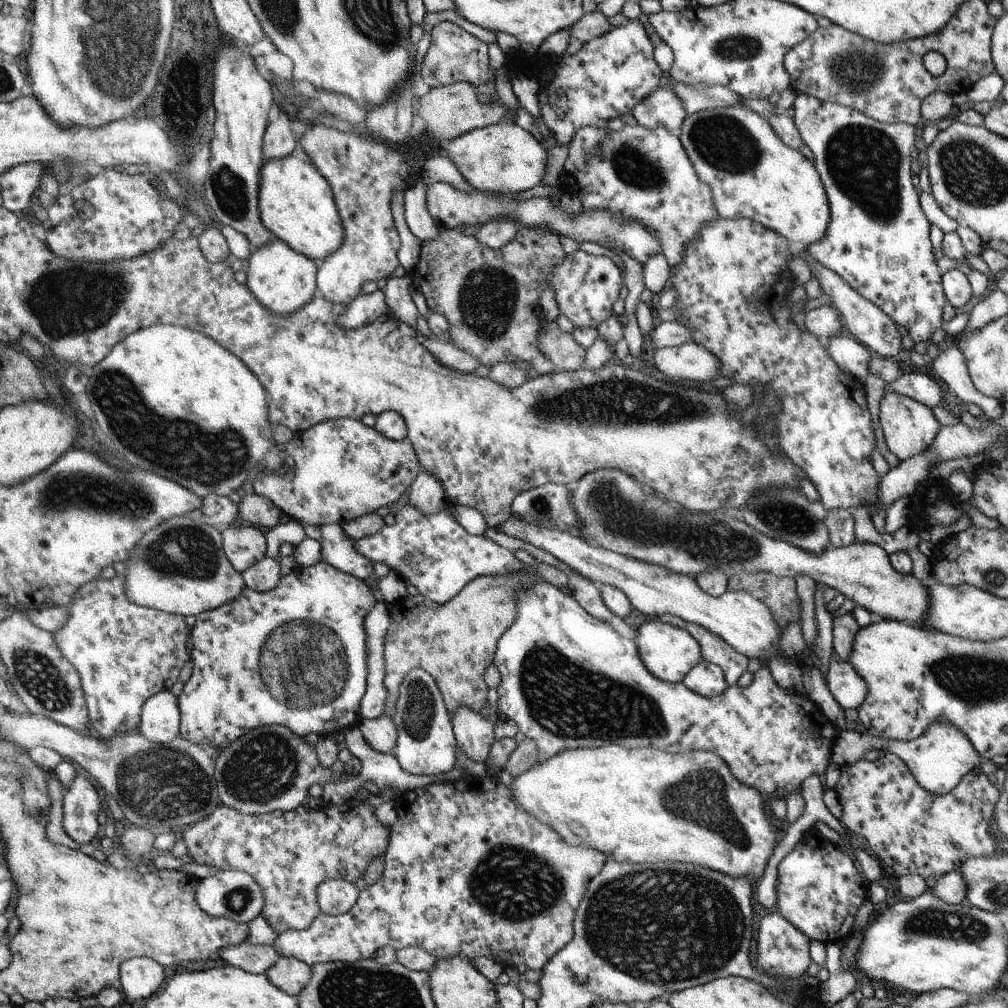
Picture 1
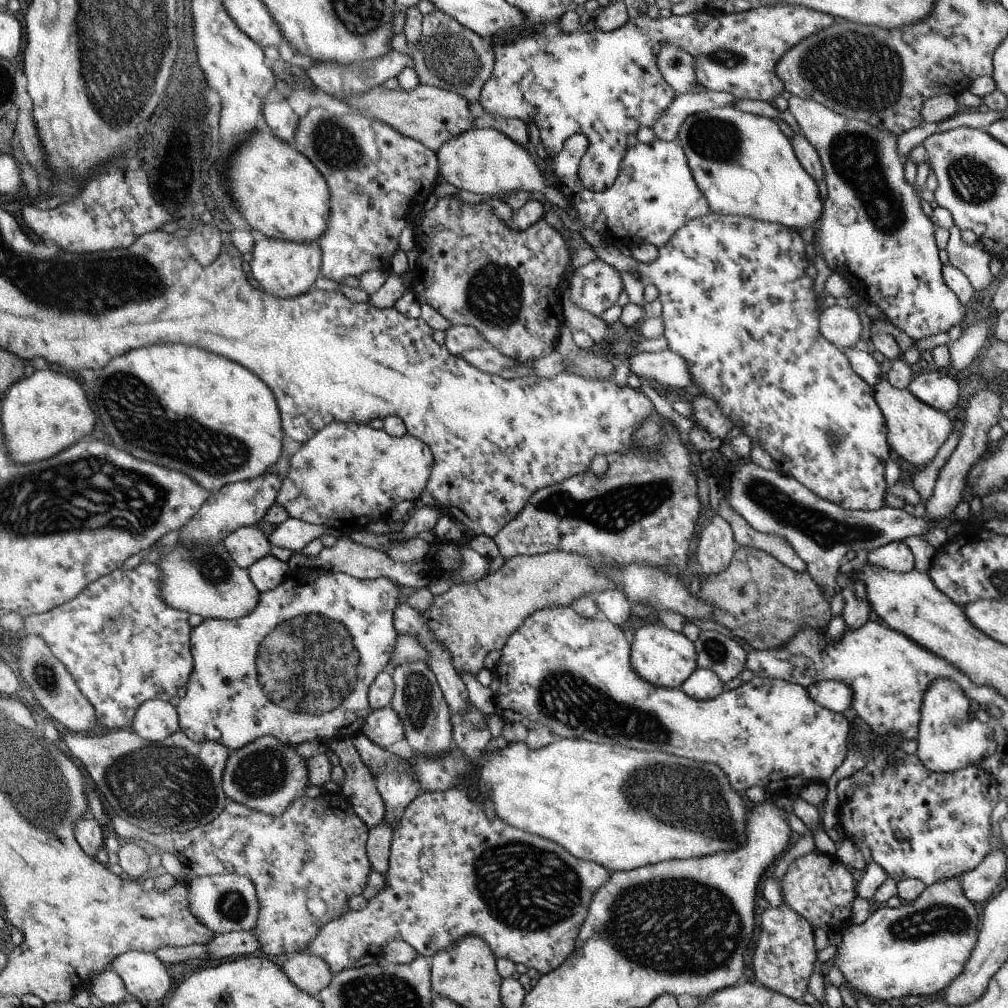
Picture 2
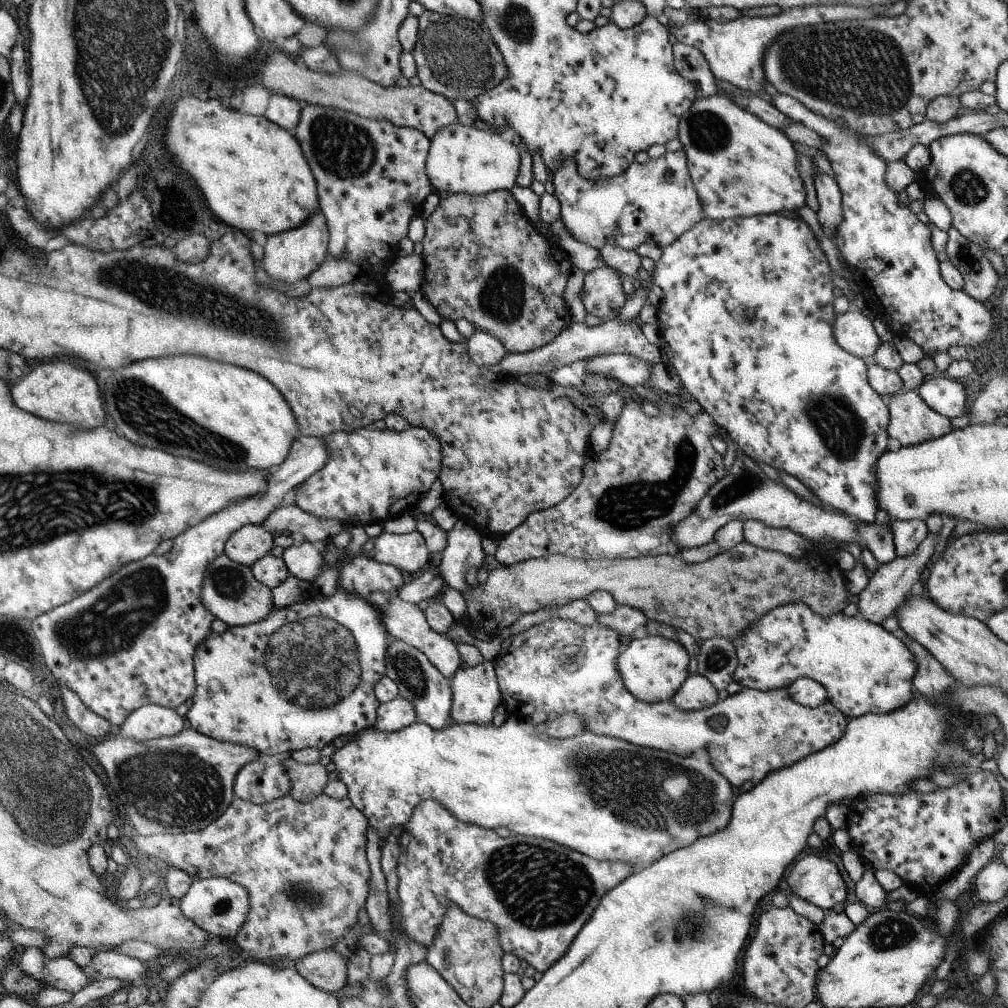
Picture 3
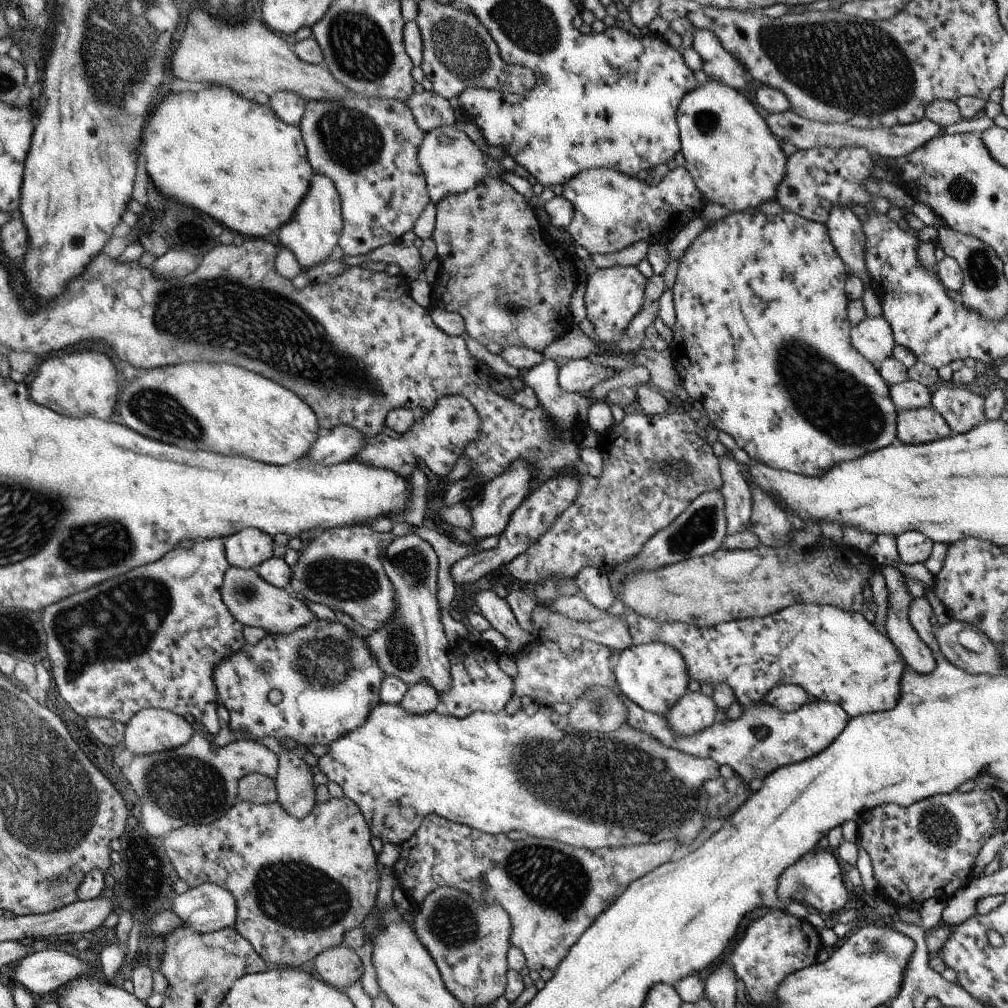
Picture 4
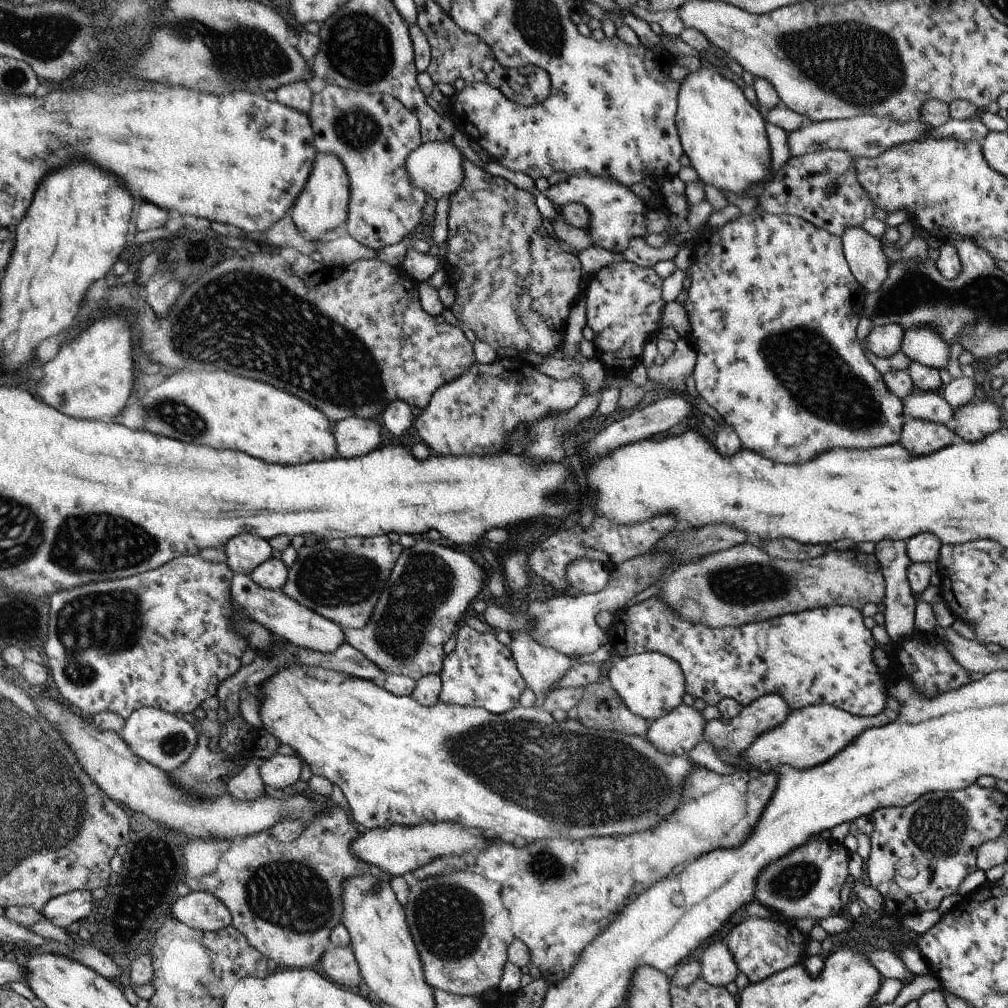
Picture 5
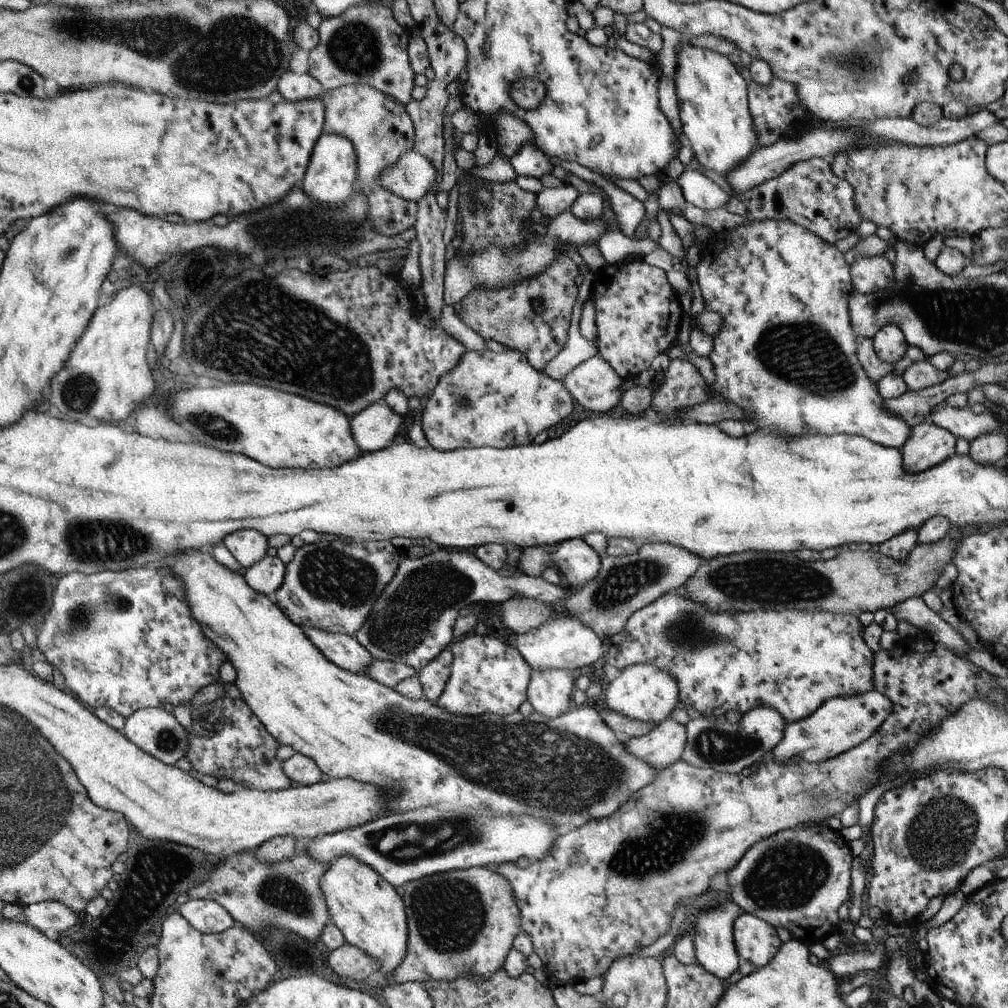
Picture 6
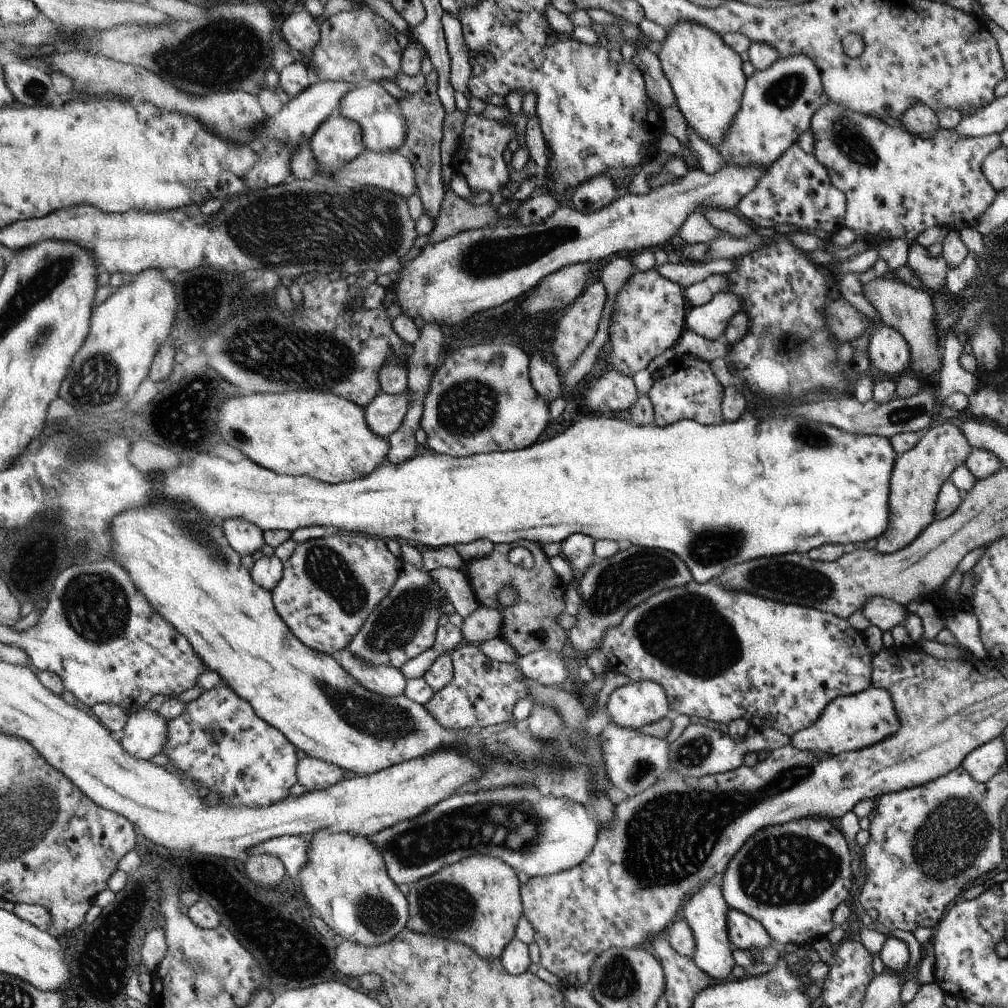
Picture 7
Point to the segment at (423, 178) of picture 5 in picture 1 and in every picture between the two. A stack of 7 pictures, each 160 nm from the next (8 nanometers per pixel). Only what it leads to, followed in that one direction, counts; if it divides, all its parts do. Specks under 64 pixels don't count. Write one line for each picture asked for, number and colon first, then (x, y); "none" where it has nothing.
1: (502, 158)
2: (482, 160)
3: (463, 159)
4: (452, 164)

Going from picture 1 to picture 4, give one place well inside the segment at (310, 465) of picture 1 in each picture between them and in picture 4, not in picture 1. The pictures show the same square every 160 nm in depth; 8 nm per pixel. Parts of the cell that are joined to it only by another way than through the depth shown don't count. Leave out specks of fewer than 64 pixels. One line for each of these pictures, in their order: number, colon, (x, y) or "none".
2: (348, 476)
3: (372, 475)
4: (438, 440)

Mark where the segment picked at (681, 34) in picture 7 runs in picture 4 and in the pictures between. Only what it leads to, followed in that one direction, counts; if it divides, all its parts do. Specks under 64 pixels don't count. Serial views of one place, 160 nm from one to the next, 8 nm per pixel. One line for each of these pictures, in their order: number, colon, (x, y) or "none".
4: (736, 160)
5: (724, 136)
6: (712, 99)

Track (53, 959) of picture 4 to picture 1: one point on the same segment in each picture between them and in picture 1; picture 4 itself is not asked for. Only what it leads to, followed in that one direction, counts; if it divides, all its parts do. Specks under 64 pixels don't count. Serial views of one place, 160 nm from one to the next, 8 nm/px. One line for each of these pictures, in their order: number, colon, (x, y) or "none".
1: (141, 977)
2: (146, 978)
3: (112, 964)

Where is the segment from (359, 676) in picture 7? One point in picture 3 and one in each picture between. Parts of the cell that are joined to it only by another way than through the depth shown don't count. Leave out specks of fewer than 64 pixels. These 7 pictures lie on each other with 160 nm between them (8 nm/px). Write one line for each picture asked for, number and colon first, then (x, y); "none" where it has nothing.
3: (231, 591)
4: (254, 602)
5: (292, 622)
6: (346, 651)

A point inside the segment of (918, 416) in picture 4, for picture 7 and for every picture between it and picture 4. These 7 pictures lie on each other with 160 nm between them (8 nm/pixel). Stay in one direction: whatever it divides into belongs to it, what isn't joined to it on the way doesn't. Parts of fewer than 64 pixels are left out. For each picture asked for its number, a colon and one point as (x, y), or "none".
5: (919, 437)
6: (928, 445)
7: (917, 476)

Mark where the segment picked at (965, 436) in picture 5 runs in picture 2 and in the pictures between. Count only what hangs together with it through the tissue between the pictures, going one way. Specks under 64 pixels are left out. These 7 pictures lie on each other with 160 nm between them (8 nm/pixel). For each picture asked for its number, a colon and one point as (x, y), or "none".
2: (937, 388)
3: (945, 395)
4: (963, 410)

